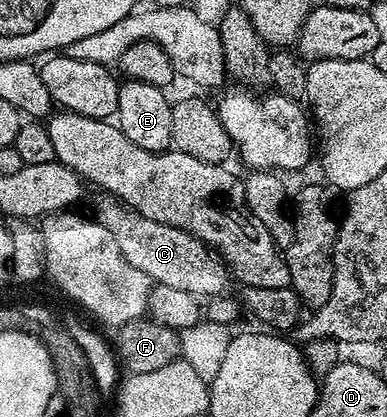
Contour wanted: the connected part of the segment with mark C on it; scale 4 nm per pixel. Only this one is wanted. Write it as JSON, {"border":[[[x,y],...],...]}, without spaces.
{"border":[[[107,194],[99,197],[96,204],[94,218],[110,235],[122,254],[126,254],[126,262],[136,270],[142,270],[149,280],[162,286],[172,286],[177,290],[184,290],[197,298],[223,296],[234,284],[234,277],[228,271],[228,265],[216,253],[194,234],[186,230],[178,230],[178,226],[166,226],[166,222],[154,222],[154,218],[146,218],[146,214],[138,214],[133,208],[127,208],[115,196]]]}

